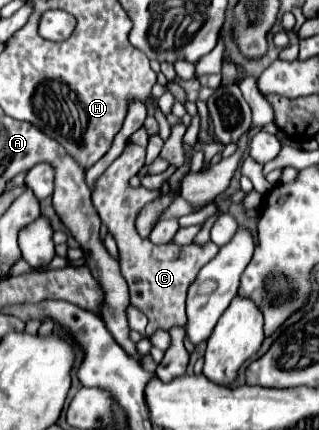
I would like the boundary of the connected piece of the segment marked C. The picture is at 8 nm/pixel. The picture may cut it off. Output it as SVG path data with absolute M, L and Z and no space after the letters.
M127 142L125 150L119 158L113 160L113 164L95 180L93 186L93 206L99 212L103 224L107 224L109 232L115 236L119 246L119 266L121 274L129 284L131 304L149 318L147 324L147 338L153 336L155 330L171 330L173 326L185 326L187 314L185 314L185 296L187 288L195 282L197 272L217 254L217 246L177 246L177 244L151 244L143 240L135 230L135 216L137 212L151 202L151 190L145 188L131 188L129 178L125 174L125 164L119 166L119 160L125 160L125 156L141 156L141 146Z

